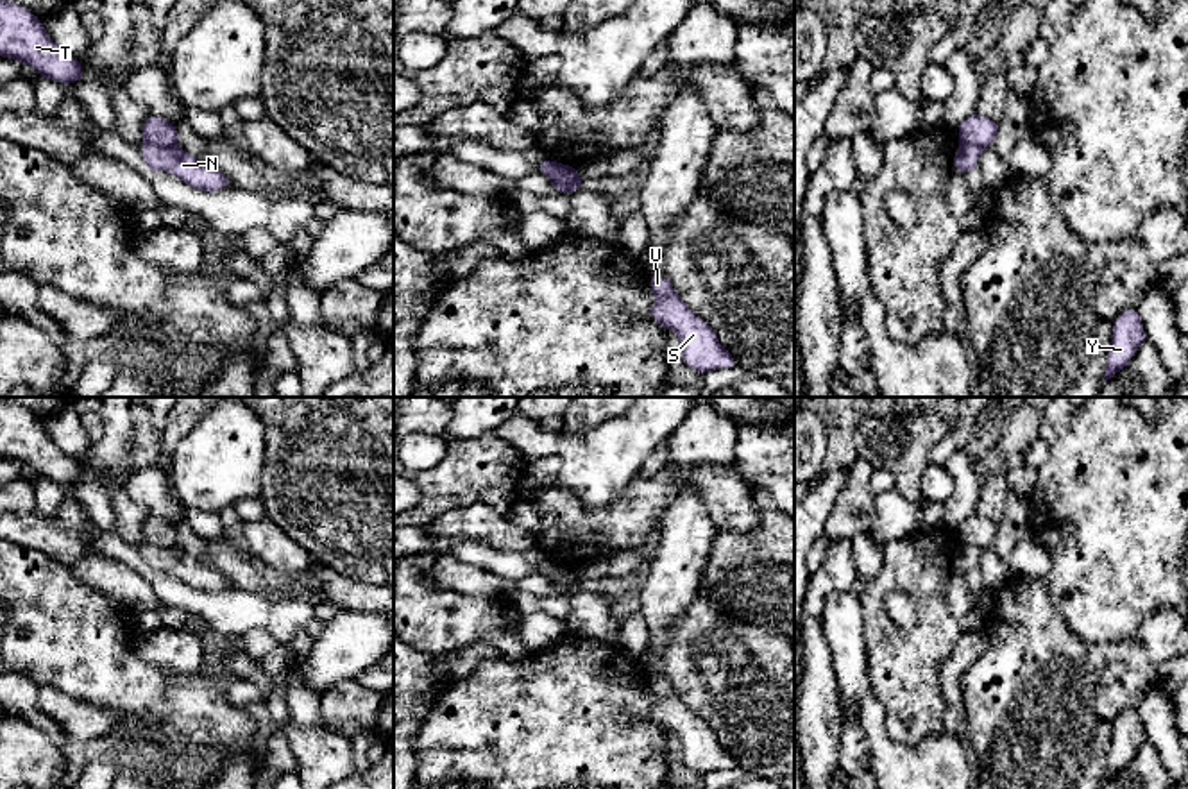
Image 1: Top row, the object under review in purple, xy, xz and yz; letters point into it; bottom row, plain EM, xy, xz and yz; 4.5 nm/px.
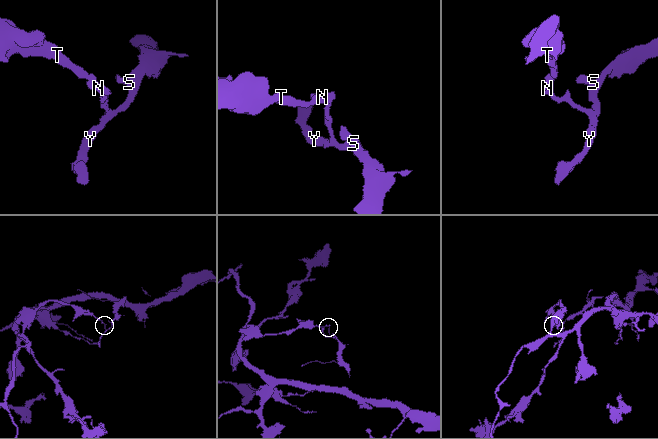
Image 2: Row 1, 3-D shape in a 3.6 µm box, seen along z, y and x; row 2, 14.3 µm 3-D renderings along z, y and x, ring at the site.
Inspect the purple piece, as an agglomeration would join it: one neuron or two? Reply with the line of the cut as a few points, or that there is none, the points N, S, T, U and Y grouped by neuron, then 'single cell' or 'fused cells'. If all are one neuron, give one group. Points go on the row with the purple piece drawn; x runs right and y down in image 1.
xy (145, 138), (156, 145), (176, 145) | N S U Y / T | fused cells

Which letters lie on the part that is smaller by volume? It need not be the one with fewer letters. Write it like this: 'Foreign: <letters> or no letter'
Foreign: N, S, U, Y

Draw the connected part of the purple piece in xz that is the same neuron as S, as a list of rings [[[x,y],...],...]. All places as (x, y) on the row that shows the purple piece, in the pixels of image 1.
[[[649,276],[648,283],[653,292],[651,318],[678,335],[682,361],[689,369],[703,376],[737,365],[737,360],[719,344],[714,329],[687,308],[666,276]]]

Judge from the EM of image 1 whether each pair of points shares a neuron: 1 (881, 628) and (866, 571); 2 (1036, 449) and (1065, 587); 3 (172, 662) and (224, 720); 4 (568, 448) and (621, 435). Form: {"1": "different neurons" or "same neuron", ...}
{"1": "different neurons", "2": "different neurons", "3": "different neurons", "4": "same neuron"}

